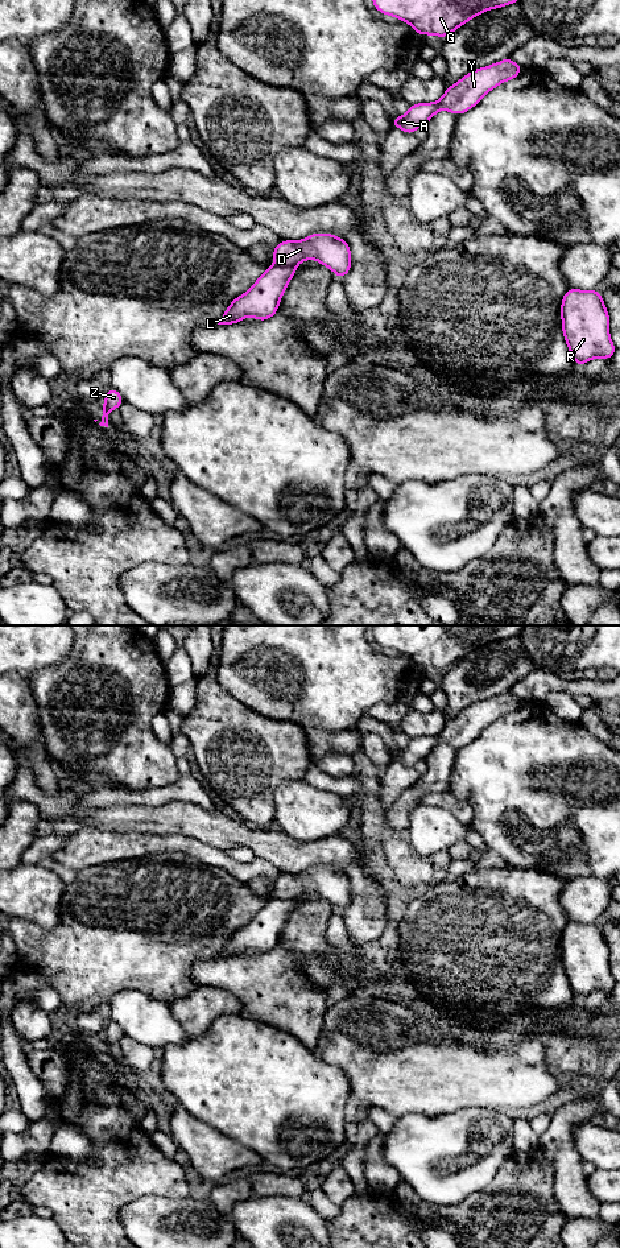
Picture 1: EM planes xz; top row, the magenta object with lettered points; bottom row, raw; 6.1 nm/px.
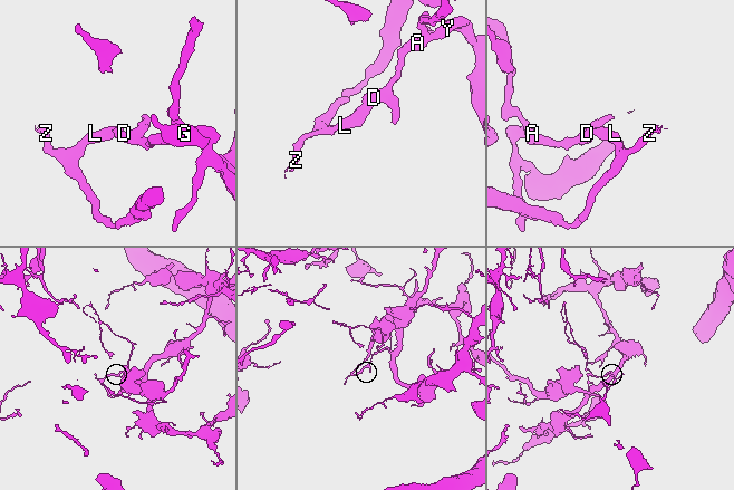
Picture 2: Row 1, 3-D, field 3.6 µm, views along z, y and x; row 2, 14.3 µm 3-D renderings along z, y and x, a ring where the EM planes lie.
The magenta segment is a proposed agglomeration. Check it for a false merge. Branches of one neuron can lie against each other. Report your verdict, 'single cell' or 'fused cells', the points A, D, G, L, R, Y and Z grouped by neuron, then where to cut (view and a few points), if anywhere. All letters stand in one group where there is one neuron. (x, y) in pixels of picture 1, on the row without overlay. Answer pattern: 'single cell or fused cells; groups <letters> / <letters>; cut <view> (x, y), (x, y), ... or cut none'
fused cells; groups A D R Y / G L Z; cut xz (276, 897), (294, 901)

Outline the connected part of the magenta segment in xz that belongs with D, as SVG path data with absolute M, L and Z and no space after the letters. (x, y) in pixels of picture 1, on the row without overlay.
M313 867L299 875L284 873L273 884L274 897L281 900L295 901L309 892L318 893L340 912L351 902L348 877L344 872L331 867Z

